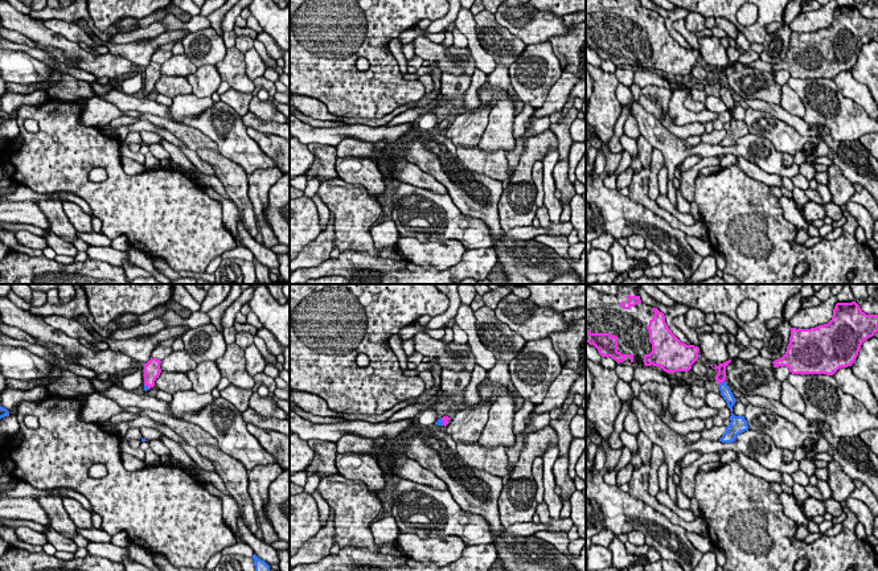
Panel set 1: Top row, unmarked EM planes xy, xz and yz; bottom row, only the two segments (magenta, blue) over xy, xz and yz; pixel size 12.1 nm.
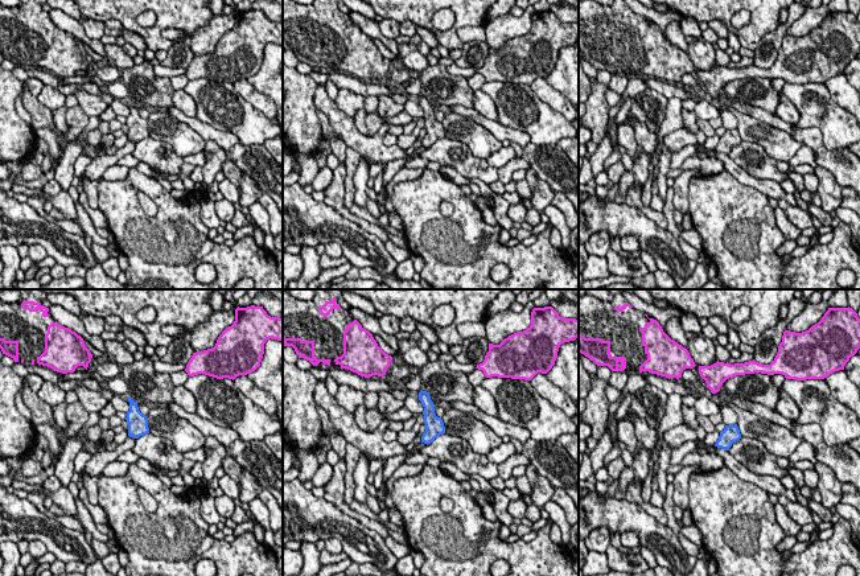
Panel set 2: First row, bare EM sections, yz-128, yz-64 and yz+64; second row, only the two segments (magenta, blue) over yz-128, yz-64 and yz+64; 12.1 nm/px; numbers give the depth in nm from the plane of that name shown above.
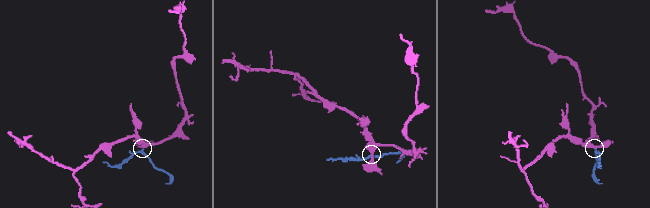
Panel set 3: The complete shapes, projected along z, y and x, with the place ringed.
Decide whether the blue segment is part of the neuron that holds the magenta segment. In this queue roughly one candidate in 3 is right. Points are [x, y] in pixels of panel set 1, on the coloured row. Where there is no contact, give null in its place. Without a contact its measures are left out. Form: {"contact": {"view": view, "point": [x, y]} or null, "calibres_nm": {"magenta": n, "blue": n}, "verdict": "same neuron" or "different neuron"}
{"contact": {"view": "yz", "point": [721, 382]}, "calibres_nm": {"magenta": 120, "blue": 130}, "verdict": "same neuron"}

